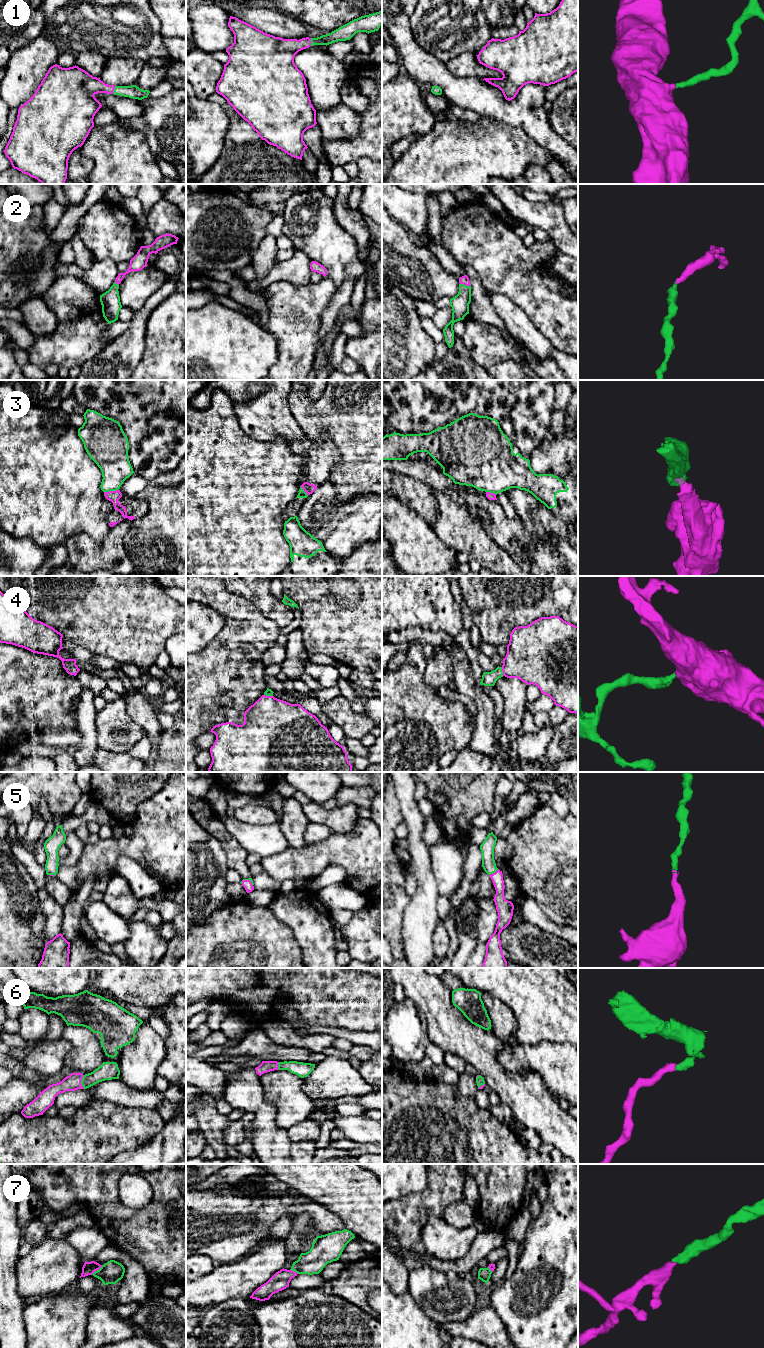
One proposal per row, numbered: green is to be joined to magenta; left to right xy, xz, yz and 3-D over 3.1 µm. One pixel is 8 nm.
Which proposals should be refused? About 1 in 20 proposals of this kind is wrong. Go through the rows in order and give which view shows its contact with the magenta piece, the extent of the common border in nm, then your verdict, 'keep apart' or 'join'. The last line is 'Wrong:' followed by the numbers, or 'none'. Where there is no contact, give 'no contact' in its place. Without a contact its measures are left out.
1: xy | 70 nm | join
2: yz | 90 nm | join
3: xy | 120 nm | keep apart
4: yz | 80 nm | join
5: yz | 90 nm | join
6: xy | 110 nm | join
7: xy | 120 nm | join
Wrong: 3

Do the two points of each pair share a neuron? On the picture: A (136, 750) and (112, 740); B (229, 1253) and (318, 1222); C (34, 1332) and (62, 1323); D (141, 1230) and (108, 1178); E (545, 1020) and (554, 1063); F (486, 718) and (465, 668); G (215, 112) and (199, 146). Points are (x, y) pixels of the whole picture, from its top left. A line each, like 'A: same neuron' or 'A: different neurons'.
A: different neurons
B: same neuron
C: same neuron
D: same neuron
E: different neurons
F: same neuron
G: same neuron

